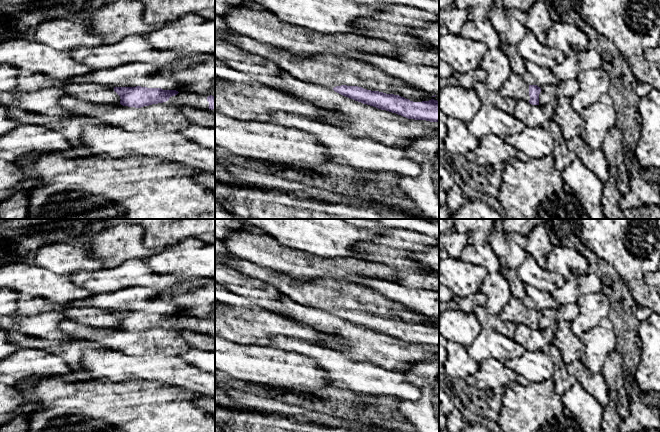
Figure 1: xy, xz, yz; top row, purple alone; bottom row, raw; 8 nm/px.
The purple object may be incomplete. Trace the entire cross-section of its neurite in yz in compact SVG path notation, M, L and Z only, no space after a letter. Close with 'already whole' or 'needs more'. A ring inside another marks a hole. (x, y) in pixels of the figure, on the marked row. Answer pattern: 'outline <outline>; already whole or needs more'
outline M512 73L498 93L502 97L528 101L532 105L539 105L541 88L537 85L528 85L521 75Z; needs more

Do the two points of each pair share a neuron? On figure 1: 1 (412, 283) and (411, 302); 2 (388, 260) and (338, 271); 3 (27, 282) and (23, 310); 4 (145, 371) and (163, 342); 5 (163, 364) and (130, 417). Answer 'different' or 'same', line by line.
1: different
2: different
3: different
4: different
5: different

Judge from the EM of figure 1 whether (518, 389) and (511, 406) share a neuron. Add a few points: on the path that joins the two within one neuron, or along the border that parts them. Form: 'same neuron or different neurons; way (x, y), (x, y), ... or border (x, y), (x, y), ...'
same neuron; way (517, 393), (517, 400), (515, 402)

